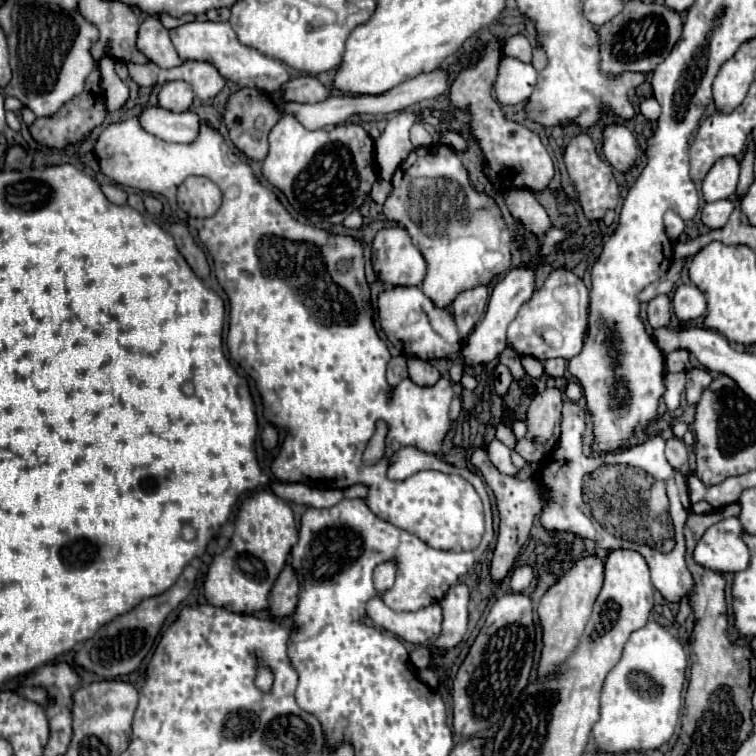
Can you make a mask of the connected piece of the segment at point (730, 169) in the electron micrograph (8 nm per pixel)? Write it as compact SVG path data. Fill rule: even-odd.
M731 156L717 160L703 180L701 192L705 202L733 198L737 180L739 180L739 162Z

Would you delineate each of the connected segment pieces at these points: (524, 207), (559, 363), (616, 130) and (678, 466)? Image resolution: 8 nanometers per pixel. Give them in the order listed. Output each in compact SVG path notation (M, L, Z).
M525 188L507 190L505 204L507 204L511 216L515 218L515 222L519 222L519 226L525 232L535 234L535 238L539 240L539 252L537 252L539 258L551 254L555 250L555 246L565 240L567 232L563 228L555 228L551 224L545 208L535 200L531 190L525 190Z
M551 358L551 360L545 360L543 364L545 368L545 374L551 376L551 378L561 378L565 368L567 368L567 362L565 360L559 360L559 358Z
M607 124L603 128L603 154L613 168L627 172L637 158L637 140L623 124Z
M679 438L667 440L667 450L665 450L665 454L667 454L667 462L669 462L675 470L679 470L681 474L687 474L687 472L689 472L689 466L687 466L689 452L687 452L687 446L685 446L683 440L679 440Z

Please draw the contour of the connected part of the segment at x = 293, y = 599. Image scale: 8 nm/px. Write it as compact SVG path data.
M287 564L283 568L283 572L277 576L271 592L269 592L269 612L273 618L287 618L293 614L295 604L297 604L297 590L299 590L299 582L297 576L291 568L291 564Z

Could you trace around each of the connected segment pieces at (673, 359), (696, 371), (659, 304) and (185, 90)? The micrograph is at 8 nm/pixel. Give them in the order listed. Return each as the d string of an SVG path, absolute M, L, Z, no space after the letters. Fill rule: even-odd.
M678 349L673 350L669 356L667 356L667 370L669 372L685 372L691 367L690 353L686 350Z
M691 368L687 372L687 402L689 404L697 404L699 402L699 396L703 392L703 388L707 388L707 384L711 384L711 376L707 370L703 368Z
M657 296L647 306L647 320L653 328L669 326L671 322L671 302L667 296Z
M167 82L159 92L159 106L171 112L185 112L193 104L193 88L187 82Z

